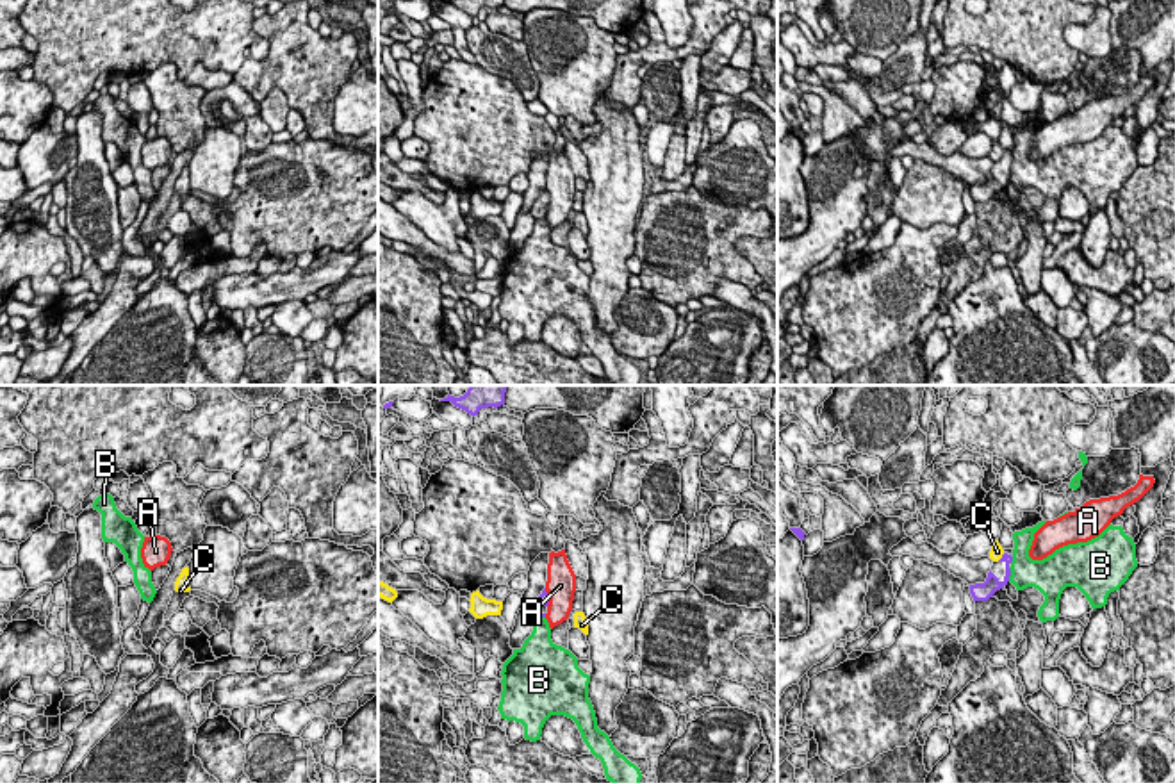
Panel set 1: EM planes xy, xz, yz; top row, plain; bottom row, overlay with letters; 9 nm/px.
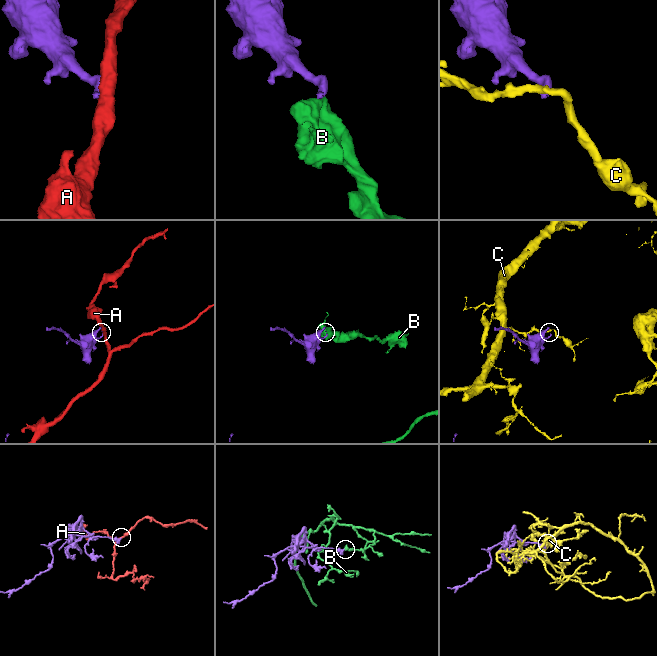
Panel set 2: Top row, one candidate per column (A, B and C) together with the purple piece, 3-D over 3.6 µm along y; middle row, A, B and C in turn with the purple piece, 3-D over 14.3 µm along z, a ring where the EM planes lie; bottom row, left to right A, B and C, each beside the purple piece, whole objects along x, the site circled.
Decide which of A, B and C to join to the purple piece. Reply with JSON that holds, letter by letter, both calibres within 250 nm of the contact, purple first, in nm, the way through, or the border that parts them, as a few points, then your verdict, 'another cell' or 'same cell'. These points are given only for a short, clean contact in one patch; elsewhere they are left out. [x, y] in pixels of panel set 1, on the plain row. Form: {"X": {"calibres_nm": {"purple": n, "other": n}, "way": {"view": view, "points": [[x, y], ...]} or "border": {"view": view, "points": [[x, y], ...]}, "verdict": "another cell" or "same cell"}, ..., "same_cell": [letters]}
{"A": {"calibres_nm": {"purple": 100, "other": 280}, "border": {"view": "xz", "points": [[544, 189], [548, 206]]}, "verdict": "another cell"}, "B": {"calibres_nm": {"purple": 140, "other": 260}, "border": {"view": "yz", "points": [[1008, 168], [1010, 181]]}, "verdict": "another cell"}, "C": {"calibres_nm": {"purple": 130, "other": 120}, "border": {"view": "yz", "points": [[1004, 154], [997, 161]]}, "verdict": "another cell"}, "same_cell": []}

